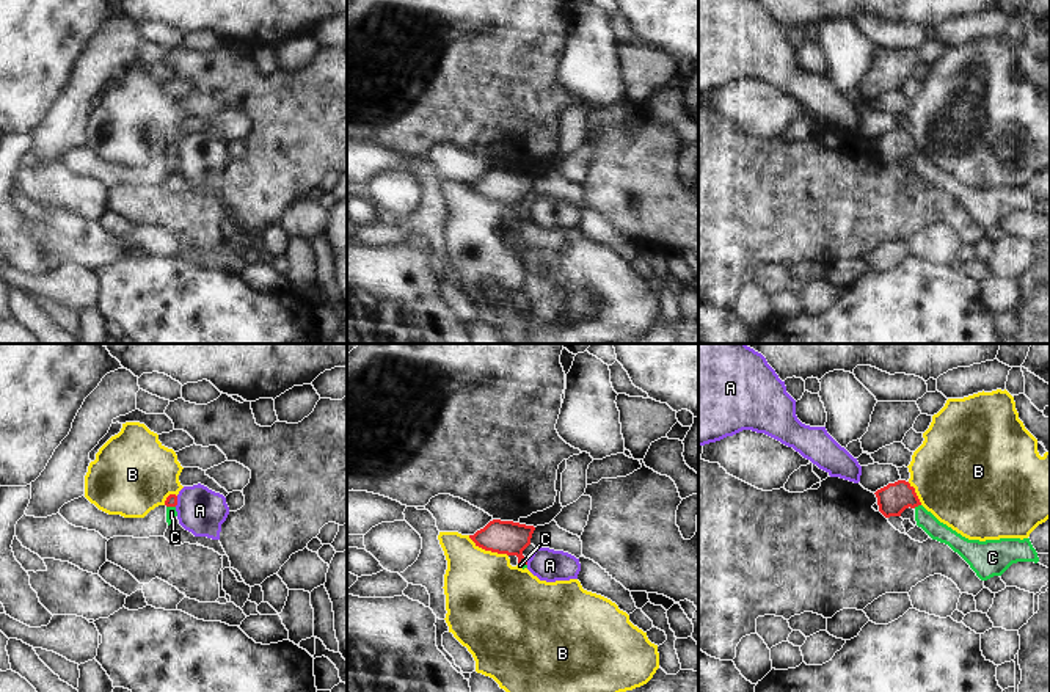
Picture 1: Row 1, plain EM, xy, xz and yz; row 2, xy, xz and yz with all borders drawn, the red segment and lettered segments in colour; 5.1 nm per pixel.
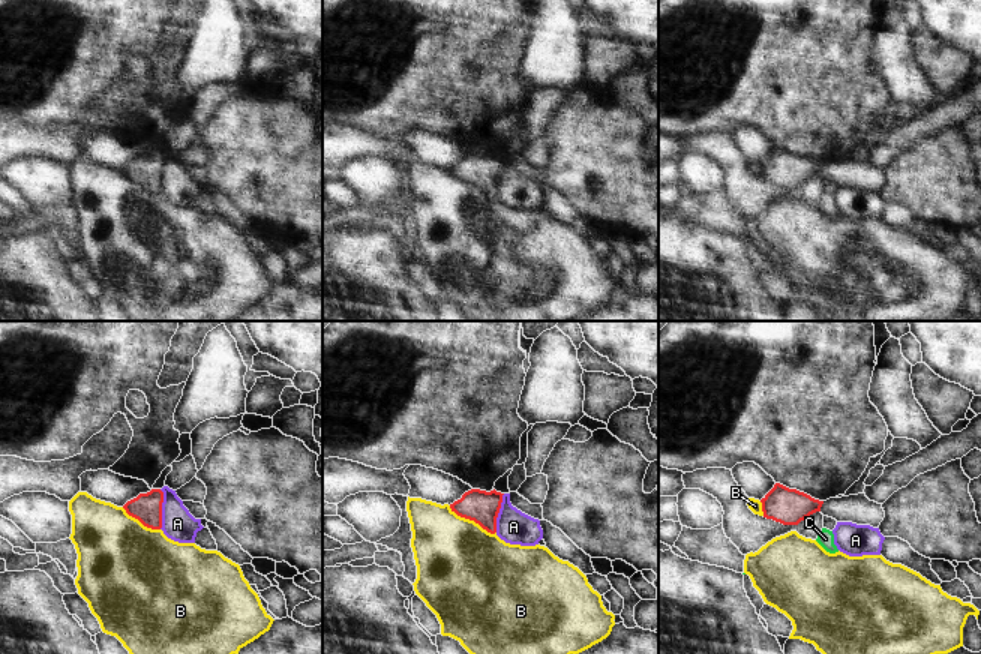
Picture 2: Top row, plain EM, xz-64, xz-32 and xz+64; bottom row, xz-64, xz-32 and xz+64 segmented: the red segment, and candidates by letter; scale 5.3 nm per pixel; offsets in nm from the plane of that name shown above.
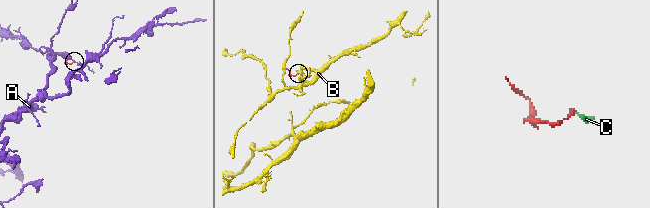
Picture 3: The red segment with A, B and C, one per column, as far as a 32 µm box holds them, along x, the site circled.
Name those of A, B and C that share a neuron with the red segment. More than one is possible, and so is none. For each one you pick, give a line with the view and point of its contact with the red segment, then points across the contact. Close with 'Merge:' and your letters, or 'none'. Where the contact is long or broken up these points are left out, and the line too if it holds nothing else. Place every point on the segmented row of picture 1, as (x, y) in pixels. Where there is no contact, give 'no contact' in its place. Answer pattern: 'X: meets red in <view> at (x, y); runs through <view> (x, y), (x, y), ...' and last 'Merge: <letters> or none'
C: meets red in yz at (917, 506); runs through yz (895, 498), (909, 498), (917, 506), (920, 513), (937, 531)
Merge: C

